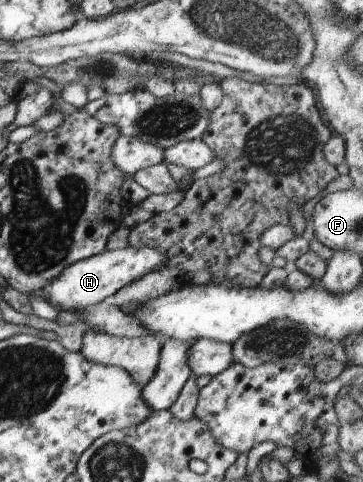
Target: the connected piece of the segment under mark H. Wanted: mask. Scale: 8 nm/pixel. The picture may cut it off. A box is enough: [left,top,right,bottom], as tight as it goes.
[40,246,167,312]

